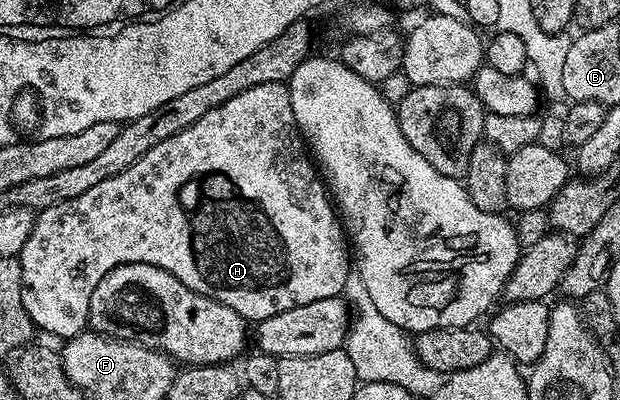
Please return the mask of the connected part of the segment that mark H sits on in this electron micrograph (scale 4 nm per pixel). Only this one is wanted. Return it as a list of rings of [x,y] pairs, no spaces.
[[[263,82],[263,86],[251,86],[251,90],[243,90],[243,94],[237,94],[235,98],[223,102],[223,106],[207,110],[207,114],[203,114],[203,118],[199,118],[195,126],[187,126],[187,130],[147,150],[147,154],[143,154],[139,162],[127,166],[123,174],[115,174],[107,178],[107,182],[99,182],[99,186],[79,194],[79,198],[71,198],[71,202],[52,204],[51,207],[36,213],[33,229],[27,242],[23,242],[19,259],[23,310],[27,310],[27,314],[40,331],[42,328],[53,336],[61,336],[60,338],[75,336],[79,326],[88,325],[91,294],[95,294],[95,286],[103,282],[108,272],[124,264],[159,266],[175,274],[175,278],[179,278],[179,282],[183,282],[183,286],[187,286],[191,291],[223,302],[223,306],[231,306],[249,322],[266,320],[271,318],[271,314],[283,314],[283,310],[291,310],[295,306],[307,306],[307,302],[319,302],[319,298],[341,296],[351,271],[351,248],[347,243],[347,233],[297,128],[288,87],[275,82]]]

